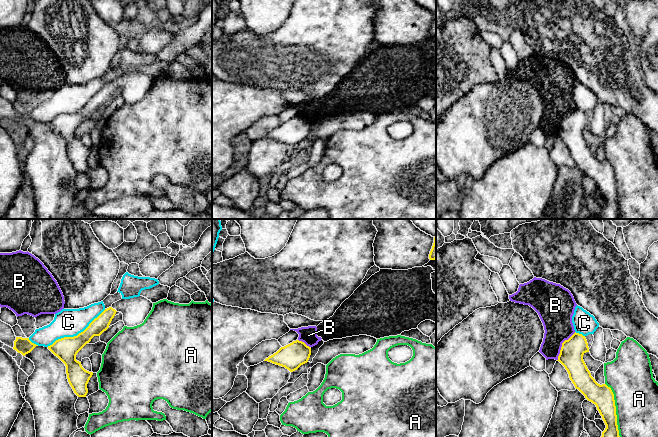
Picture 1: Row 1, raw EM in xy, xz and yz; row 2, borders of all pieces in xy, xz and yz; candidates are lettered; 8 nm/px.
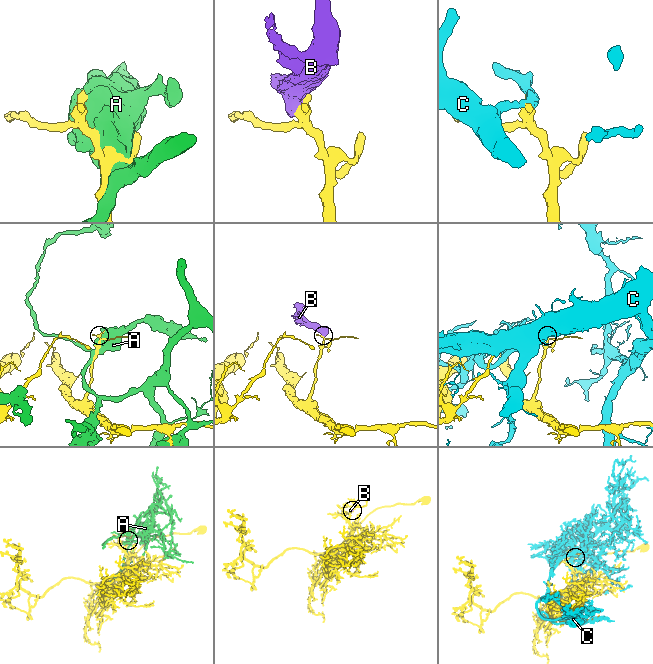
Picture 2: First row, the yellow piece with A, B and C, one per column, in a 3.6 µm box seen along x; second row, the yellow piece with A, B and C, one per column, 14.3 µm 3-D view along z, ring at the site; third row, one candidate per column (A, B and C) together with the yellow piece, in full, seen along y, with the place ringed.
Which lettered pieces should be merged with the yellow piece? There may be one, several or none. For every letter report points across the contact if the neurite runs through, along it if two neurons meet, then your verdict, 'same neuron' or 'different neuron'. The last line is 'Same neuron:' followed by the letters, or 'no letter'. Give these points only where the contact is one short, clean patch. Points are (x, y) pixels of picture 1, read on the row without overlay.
A: different neuron
B: different neuron
C: different neuron
Same neuron: no letter

